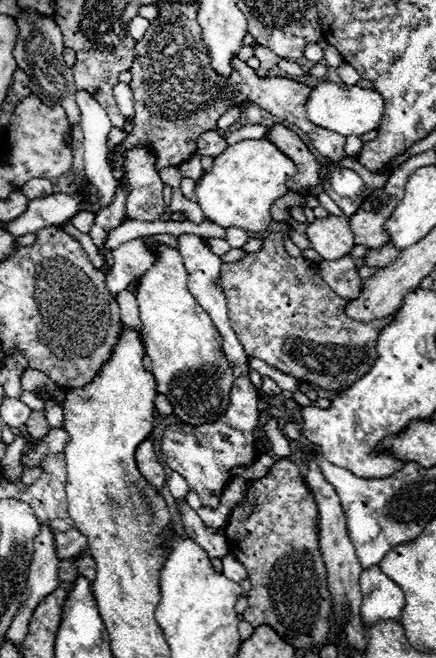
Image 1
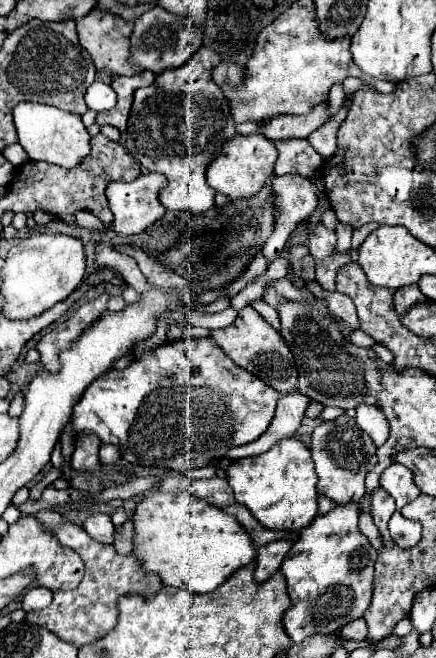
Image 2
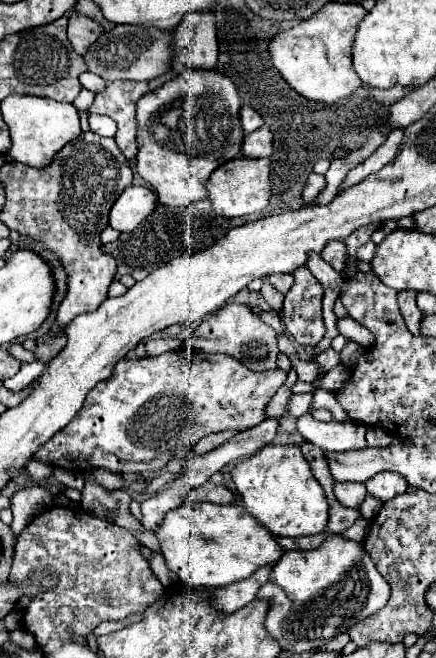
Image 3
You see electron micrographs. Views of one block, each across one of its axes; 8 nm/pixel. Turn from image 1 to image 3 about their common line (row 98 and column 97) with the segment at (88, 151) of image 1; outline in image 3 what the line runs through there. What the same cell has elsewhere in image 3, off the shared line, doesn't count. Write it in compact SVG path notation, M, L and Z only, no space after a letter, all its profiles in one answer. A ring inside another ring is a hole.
M92 72L80 74L80 84L82 84L86 90L94 92L94 94L98 94L98 92L102 92L102 88L106 88L106 82L104 82L100 76L92 74Z

